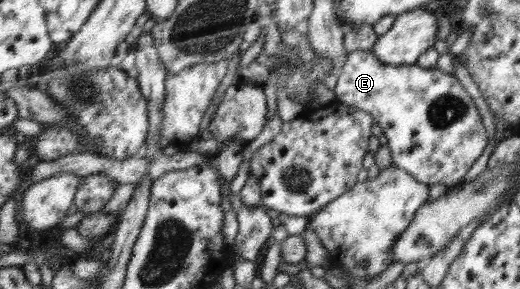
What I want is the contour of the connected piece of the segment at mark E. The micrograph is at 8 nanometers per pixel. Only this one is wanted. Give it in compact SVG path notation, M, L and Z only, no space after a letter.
M357 50L348 53L342 68L343 71L337 74L339 77L337 86L333 89L333 93L336 95L336 101L366 111L372 117L373 123L377 123L377 125L381 127L382 133L385 133L385 137L387 137L388 144L386 146L391 150L392 165L396 165L402 170L405 170L409 175L412 175L418 183L424 183L428 186L437 185L437 183L442 183L447 187L455 186L462 181L463 176L471 169L471 165L475 163L475 160L479 159L480 155L483 155L483 151L485 151L485 146L487 145L487 132L485 131L485 126L483 125L481 115L473 99L469 96L455 75L443 73L443 71L440 71L437 67L436 69L423 69L423 67L419 67L415 64L408 66L384 64L374 56L372 50Z

